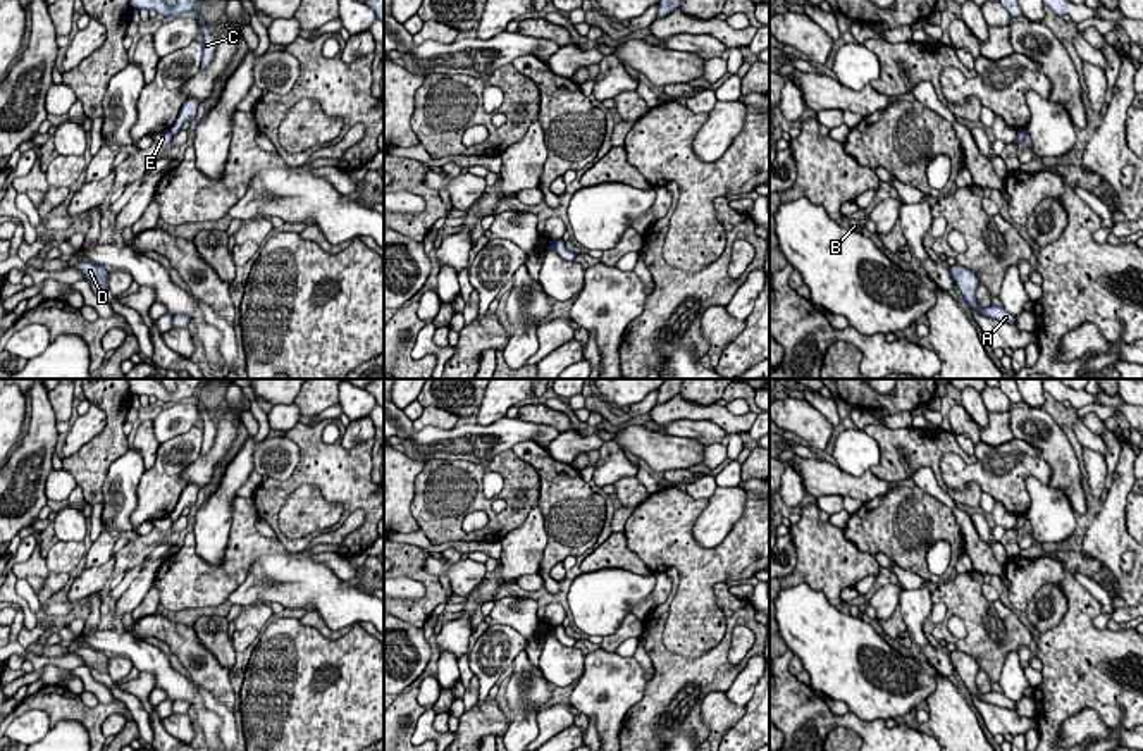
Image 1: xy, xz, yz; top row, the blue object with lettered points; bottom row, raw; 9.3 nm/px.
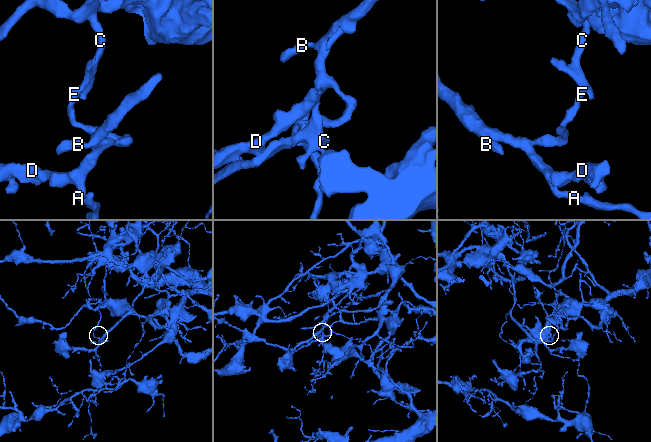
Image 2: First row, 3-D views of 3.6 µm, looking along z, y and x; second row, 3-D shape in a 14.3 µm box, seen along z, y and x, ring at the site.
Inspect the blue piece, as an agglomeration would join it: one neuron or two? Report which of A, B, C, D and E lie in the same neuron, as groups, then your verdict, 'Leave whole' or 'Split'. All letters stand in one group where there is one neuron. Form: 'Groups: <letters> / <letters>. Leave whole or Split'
Groups: A B D E / C. Split

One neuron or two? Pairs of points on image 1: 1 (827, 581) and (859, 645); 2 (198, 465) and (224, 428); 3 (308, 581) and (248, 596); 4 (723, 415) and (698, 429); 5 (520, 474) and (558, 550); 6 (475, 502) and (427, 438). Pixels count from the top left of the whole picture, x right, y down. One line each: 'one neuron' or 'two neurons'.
1: two neurons
2: one neuron
3: one neuron
4: two neurons
5: two neurons
6: two neurons

